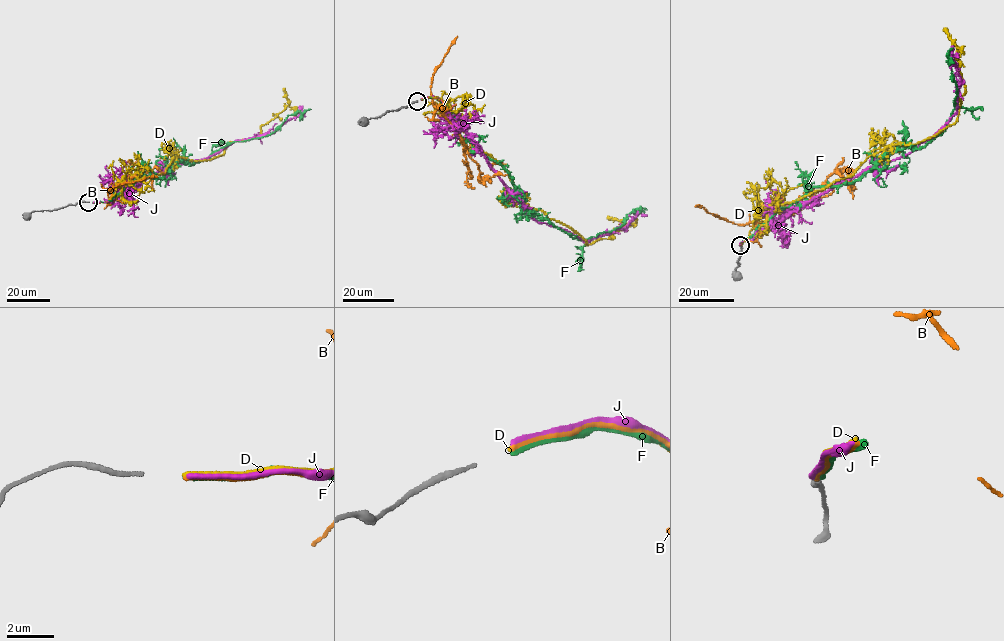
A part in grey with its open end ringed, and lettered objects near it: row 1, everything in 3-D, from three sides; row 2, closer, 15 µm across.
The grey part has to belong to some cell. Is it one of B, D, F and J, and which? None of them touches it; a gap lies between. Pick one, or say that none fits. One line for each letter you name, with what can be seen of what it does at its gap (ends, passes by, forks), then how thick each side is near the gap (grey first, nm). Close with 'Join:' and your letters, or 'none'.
B: it ends there; 150 nm thick on the grey side, 150 nm on the other
Join: B

